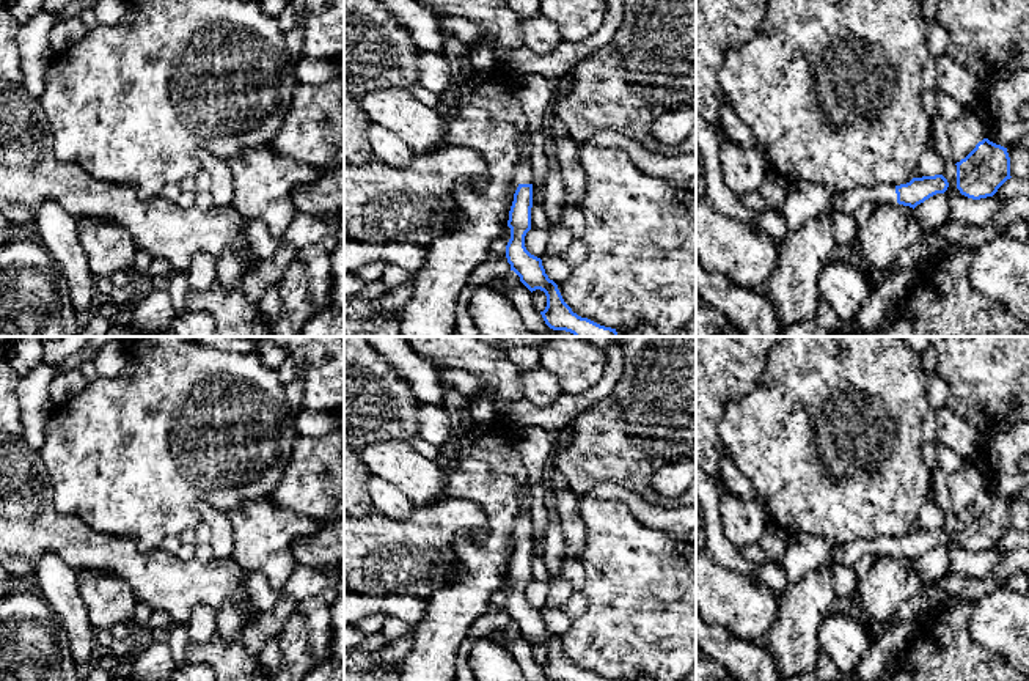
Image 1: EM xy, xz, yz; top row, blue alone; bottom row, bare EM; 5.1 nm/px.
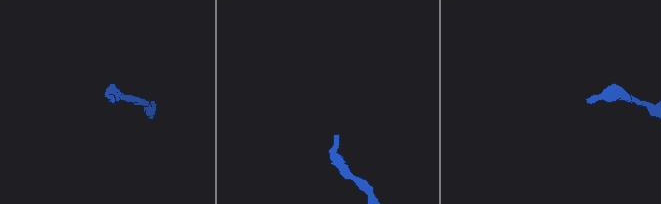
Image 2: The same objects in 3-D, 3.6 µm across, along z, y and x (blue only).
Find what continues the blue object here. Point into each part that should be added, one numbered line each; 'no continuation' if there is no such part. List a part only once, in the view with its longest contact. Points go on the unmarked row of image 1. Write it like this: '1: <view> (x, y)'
1: yz (850, 554)

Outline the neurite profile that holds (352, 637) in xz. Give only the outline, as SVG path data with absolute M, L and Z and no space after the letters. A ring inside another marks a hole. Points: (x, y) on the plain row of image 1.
M344 626L344 650L352 650L366 640L366 634L353 626Z

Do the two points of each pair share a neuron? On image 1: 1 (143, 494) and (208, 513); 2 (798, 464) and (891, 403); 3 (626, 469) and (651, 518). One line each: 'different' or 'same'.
1: different
2: same
3: different

